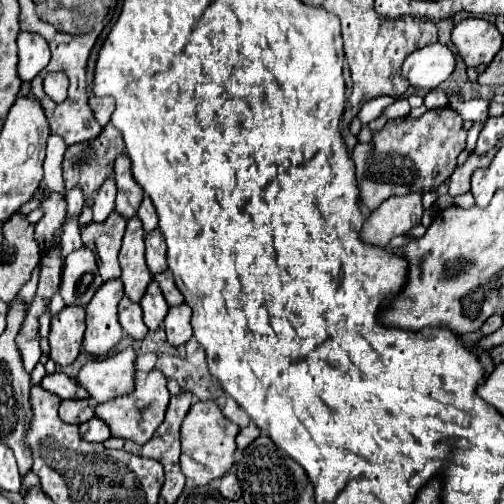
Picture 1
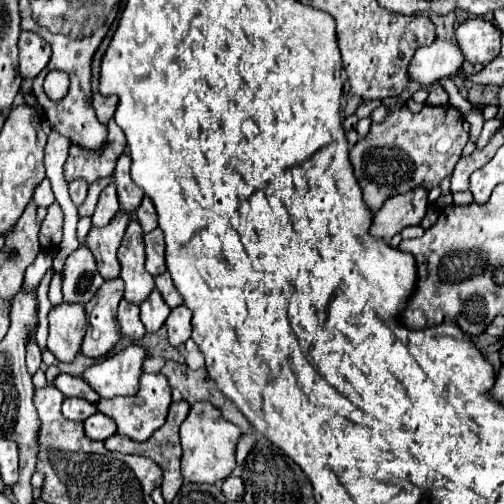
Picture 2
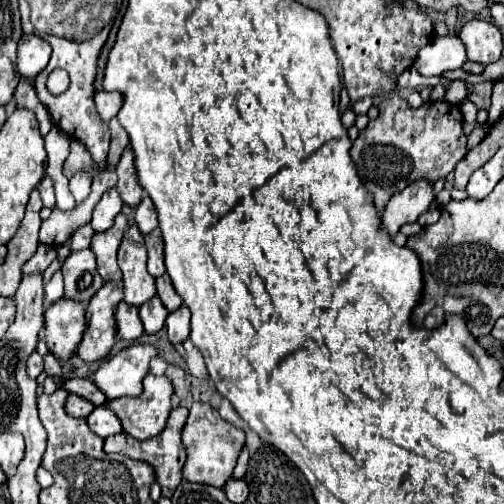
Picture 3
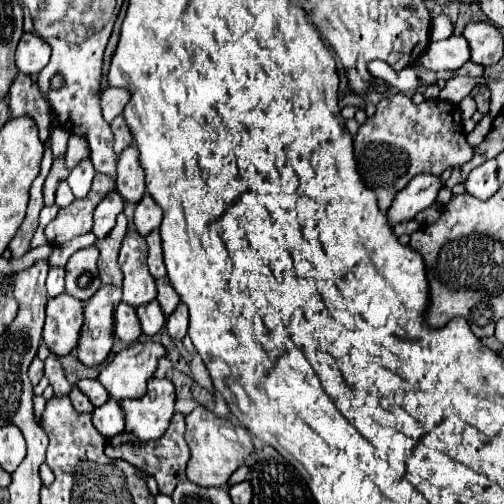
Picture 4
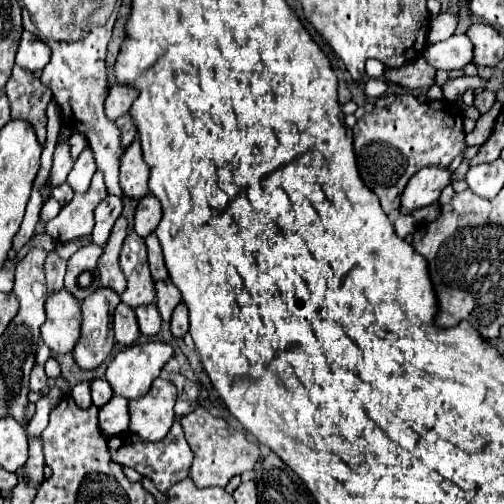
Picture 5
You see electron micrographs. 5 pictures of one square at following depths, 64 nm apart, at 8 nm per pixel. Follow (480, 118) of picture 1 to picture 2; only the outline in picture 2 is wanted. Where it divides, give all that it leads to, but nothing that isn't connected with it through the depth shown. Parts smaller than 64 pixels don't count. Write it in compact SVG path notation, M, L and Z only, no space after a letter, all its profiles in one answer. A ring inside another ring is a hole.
M448 76L448 78L444 78L444 80L438 80L444 88L446 88L446 92L450 94L450 104L454 106L454 108L458 108L462 114L468 114L470 110L478 110L478 112L482 112L482 106L476 106L476 104L472 104L472 102L468 102L460 92L458 92L458 88L452 84L452 78Z

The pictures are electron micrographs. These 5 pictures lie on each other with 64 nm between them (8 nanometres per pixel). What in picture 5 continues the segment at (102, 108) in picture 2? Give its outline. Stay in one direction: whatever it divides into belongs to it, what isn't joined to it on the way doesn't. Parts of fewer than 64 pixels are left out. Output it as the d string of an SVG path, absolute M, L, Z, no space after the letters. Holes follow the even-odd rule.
M112 86L108 98L106 98L106 116L110 120L116 120L124 114L128 114L128 108L132 106L132 102L136 100L138 92L132 86Z

